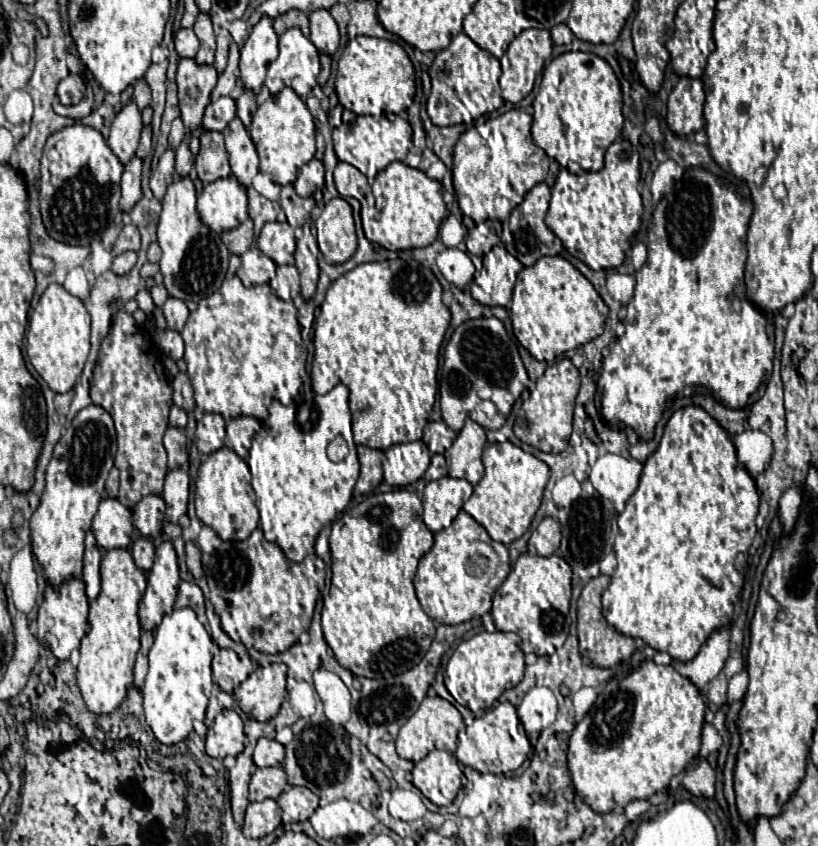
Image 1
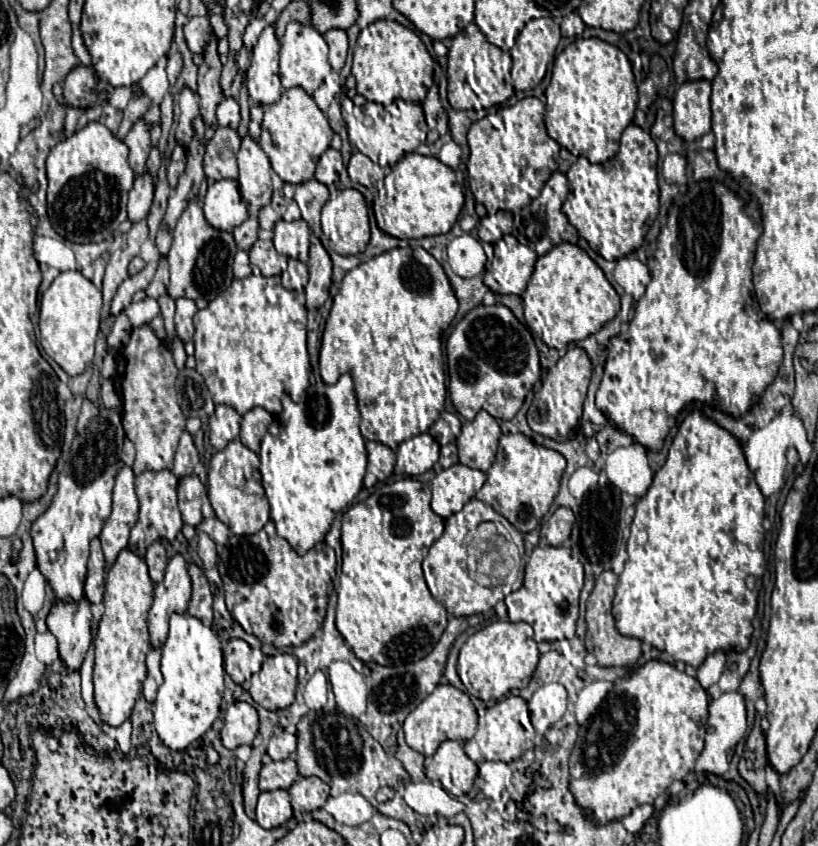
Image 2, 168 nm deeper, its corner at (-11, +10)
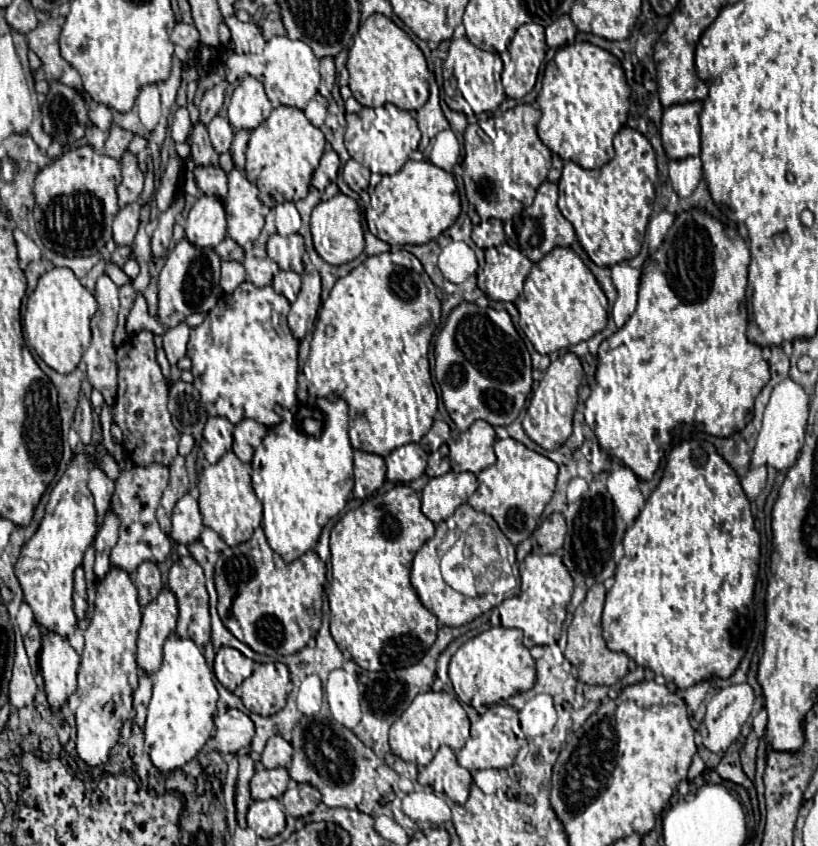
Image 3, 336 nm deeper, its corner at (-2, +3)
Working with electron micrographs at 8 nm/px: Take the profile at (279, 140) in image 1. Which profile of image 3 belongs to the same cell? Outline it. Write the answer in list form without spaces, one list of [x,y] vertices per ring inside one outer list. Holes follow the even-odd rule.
[[[279,105],[259,127],[251,131],[245,171],[247,177],[257,185],[261,201],[299,201],[309,191],[311,175],[319,165],[323,149],[325,135],[321,133],[321,129],[311,125],[301,109]]]

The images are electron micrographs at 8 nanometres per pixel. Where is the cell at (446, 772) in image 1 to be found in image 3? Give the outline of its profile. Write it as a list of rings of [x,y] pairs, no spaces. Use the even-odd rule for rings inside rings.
[[[441,747],[433,761],[419,771],[419,781],[433,787],[439,797],[445,795],[451,801],[463,805],[469,797],[471,773],[457,763],[455,753],[449,747]]]

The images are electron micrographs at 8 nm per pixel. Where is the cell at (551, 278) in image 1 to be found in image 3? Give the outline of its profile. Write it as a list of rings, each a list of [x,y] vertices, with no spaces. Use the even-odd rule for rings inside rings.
[[[555,247],[531,269],[523,293],[515,299],[519,327],[541,355],[577,345],[603,331],[607,325],[607,297],[581,257],[569,247]]]

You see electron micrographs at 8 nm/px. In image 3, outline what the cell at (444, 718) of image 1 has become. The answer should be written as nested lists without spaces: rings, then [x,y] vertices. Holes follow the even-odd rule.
[[[427,691],[425,695],[417,695],[413,703],[407,707],[407,711],[391,725],[389,745],[391,745],[391,751],[403,761],[427,765],[435,757],[441,745],[447,745],[453,751],[459,751],[465,745],[467,735],[469,735],[469,719],[465,709],[459,705],[459,701],[445,691],[441,693]]]

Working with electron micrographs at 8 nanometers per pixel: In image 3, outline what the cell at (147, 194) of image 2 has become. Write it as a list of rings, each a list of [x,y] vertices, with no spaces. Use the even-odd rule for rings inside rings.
[[[129,203],[119,209],[113,223],[113,239],[117,245],[131,245],[139,227],[139,203]]]

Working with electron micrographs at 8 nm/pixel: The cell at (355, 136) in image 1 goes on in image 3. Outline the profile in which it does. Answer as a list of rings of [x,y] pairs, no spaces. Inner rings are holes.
[[[387,103],[379,109],[363,109],[361,113],[347,115],[345,127],[345,147],[357,163],[363,167],[377,167],[377,173],[397,173],[403,163],[409,159],[409,153],[415,151],[421,139],[421,131],[417,121],[409,111],[397,109],[395,105]]]

